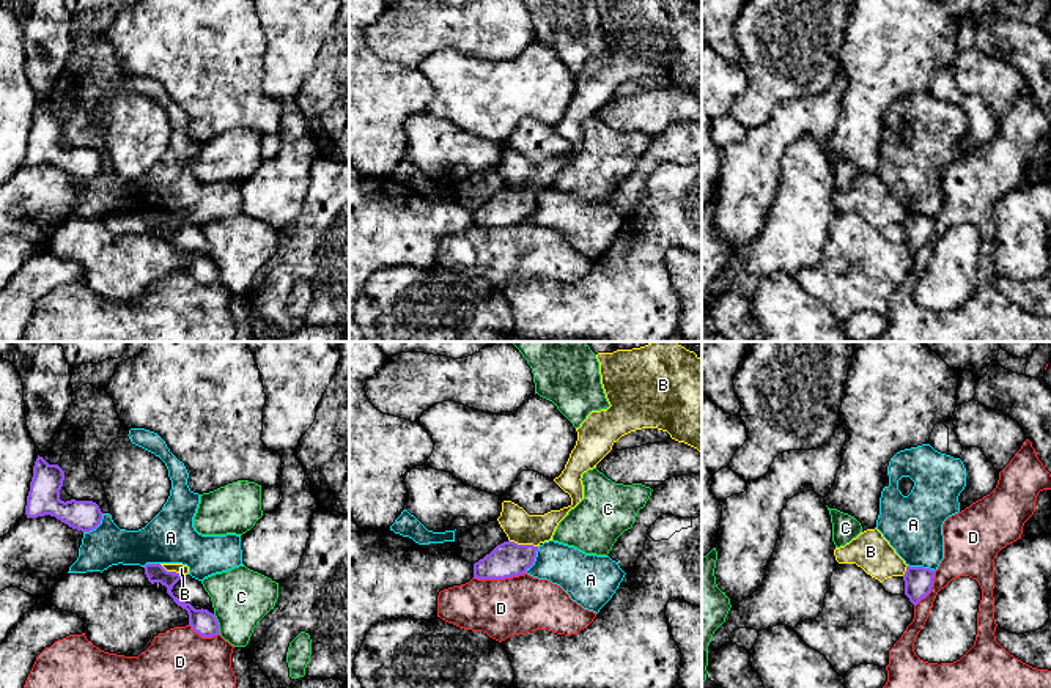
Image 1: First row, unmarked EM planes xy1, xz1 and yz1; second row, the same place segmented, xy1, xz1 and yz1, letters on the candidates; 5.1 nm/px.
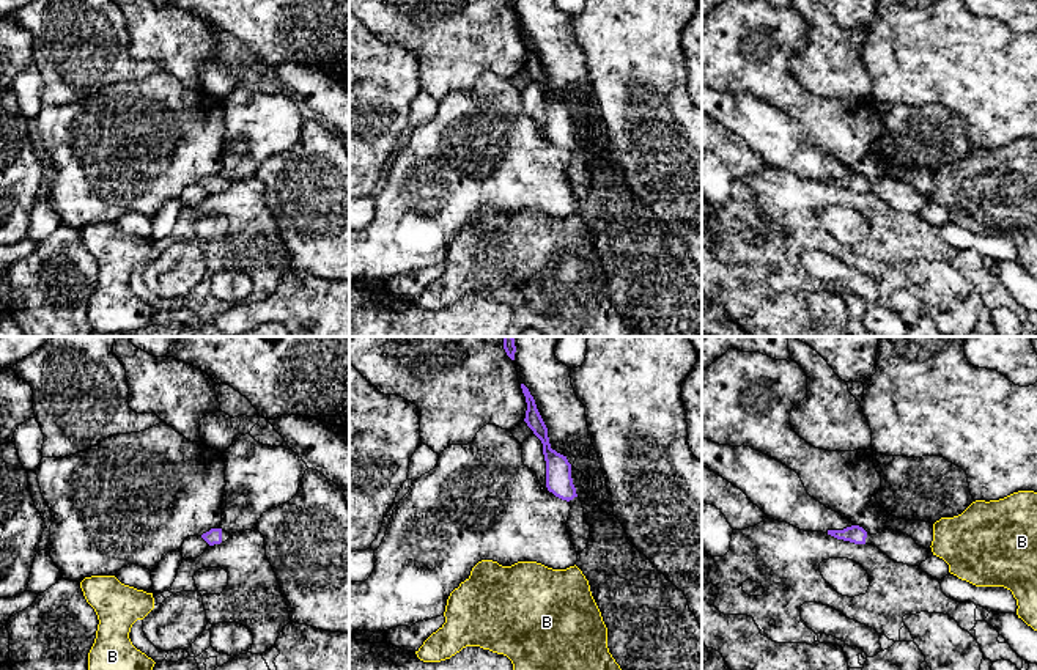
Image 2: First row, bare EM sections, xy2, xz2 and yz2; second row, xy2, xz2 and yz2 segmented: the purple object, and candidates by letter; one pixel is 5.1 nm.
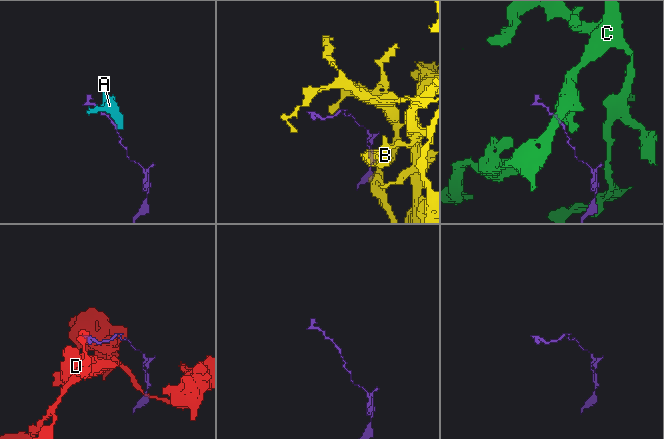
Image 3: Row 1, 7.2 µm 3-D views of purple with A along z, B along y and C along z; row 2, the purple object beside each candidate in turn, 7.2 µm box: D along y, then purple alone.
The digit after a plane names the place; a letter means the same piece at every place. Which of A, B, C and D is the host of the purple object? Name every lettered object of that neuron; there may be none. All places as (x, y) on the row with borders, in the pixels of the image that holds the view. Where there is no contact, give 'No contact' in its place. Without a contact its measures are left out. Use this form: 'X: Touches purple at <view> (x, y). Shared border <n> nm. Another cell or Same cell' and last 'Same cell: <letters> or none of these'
A: Touches purple at xz1 (534, 559). Shared border 150 nm. Another cell
B: Touches purple at xz1 (523, 545). Shared border 160 nm. Another cell
C: Touches purple at xy1 (217, 624). Shared border 110 nm. Another cell
D: Touches purple at xz1 (499, 578). Shared border 260 nm. Another cell
Same cell: none of these

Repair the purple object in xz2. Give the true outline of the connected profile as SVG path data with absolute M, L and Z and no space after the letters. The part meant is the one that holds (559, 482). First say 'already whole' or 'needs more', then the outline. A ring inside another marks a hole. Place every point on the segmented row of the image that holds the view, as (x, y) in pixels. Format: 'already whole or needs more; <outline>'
needs more; M521 384L521 388L527 403L524 422L543 444L543 455L546 461L546 488L555 497L570 503L571 510L566 521L566 530L576 552L579 554L589 544L590 525L585 521L582 502L578 497L573 484L571 464L568 462L566 456L551 448L548 428L537 409L533 396L524 384Z

